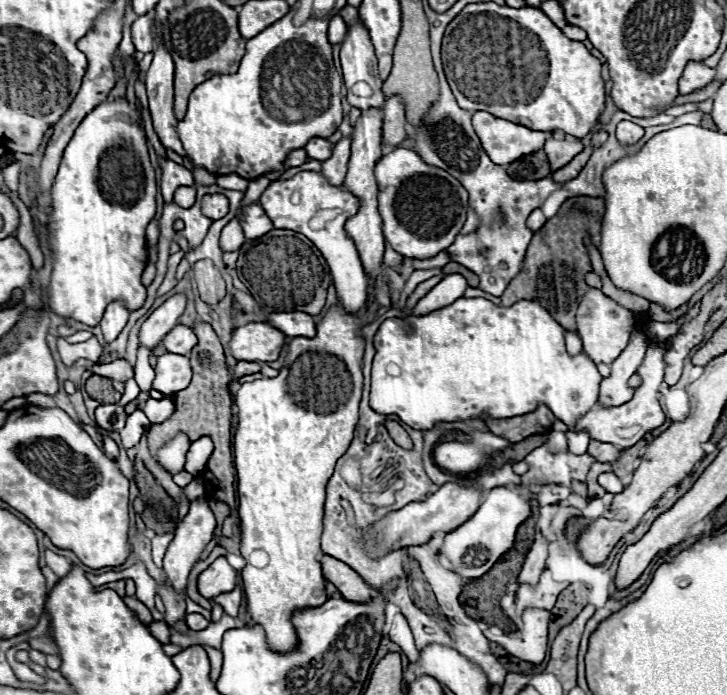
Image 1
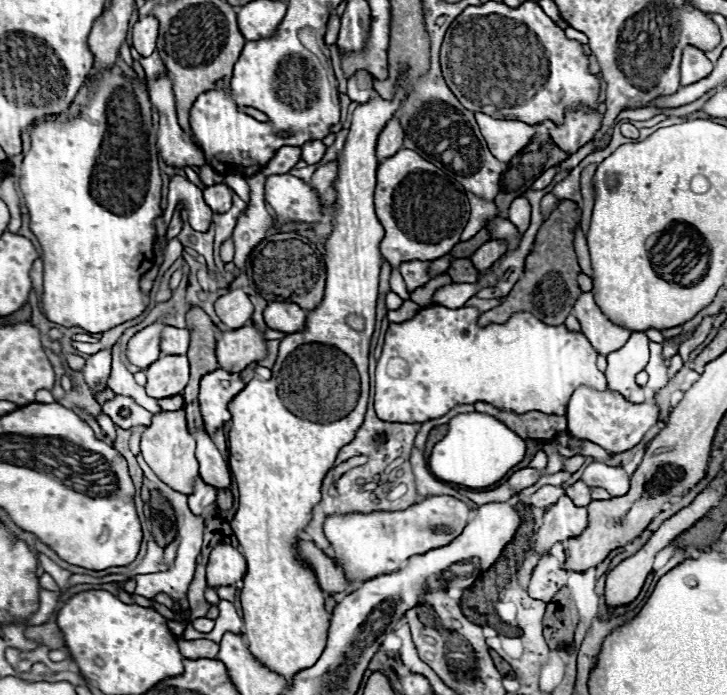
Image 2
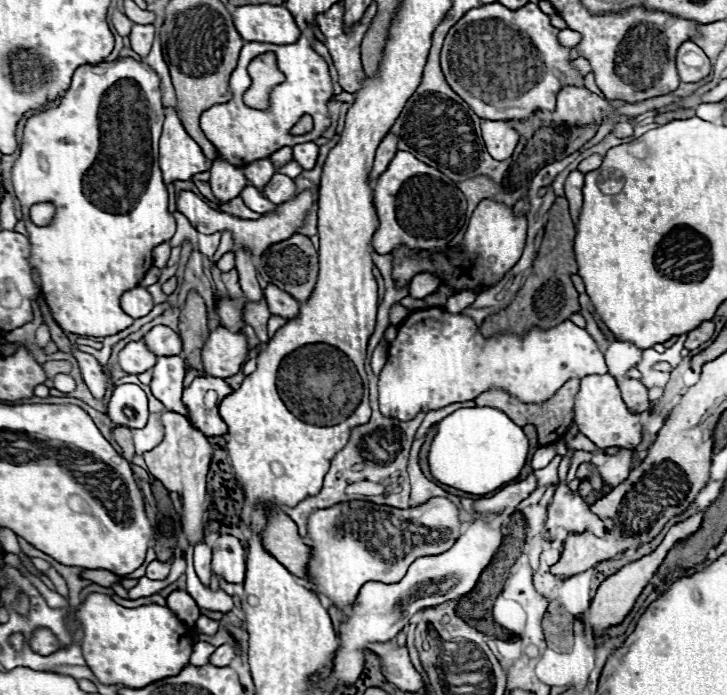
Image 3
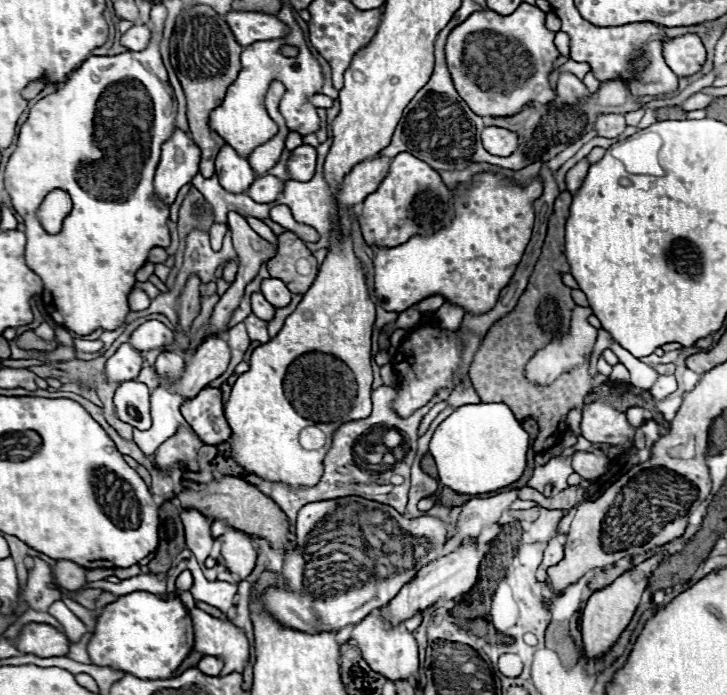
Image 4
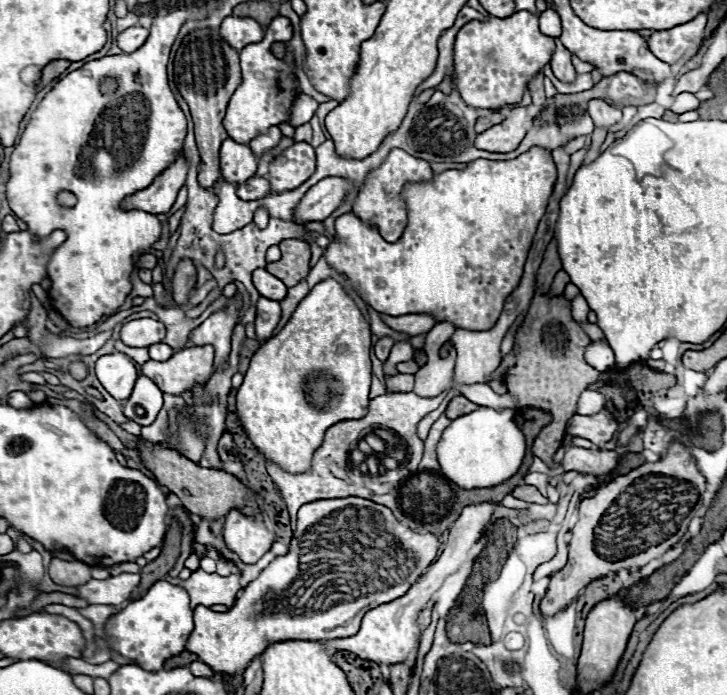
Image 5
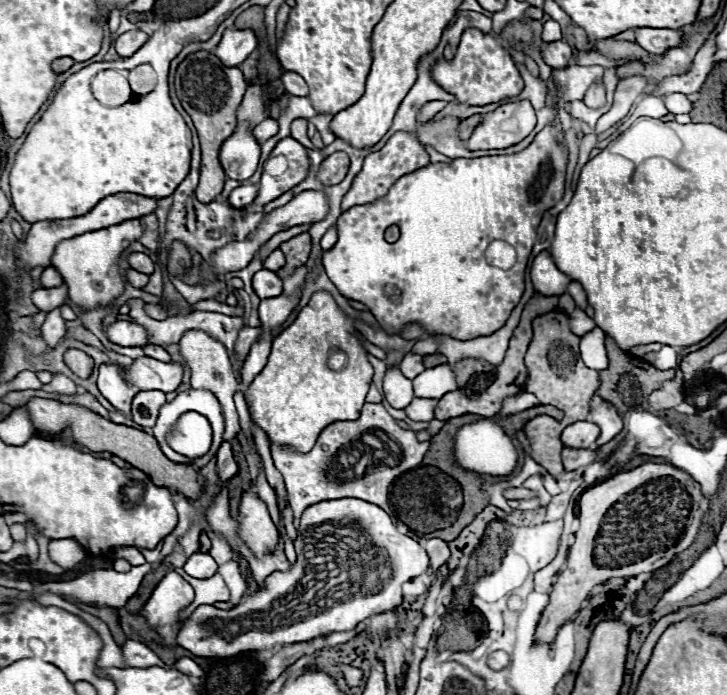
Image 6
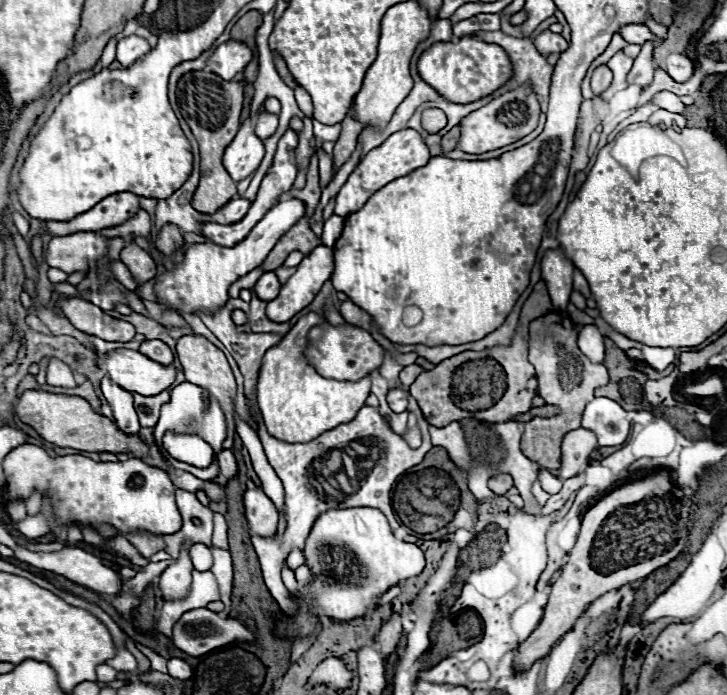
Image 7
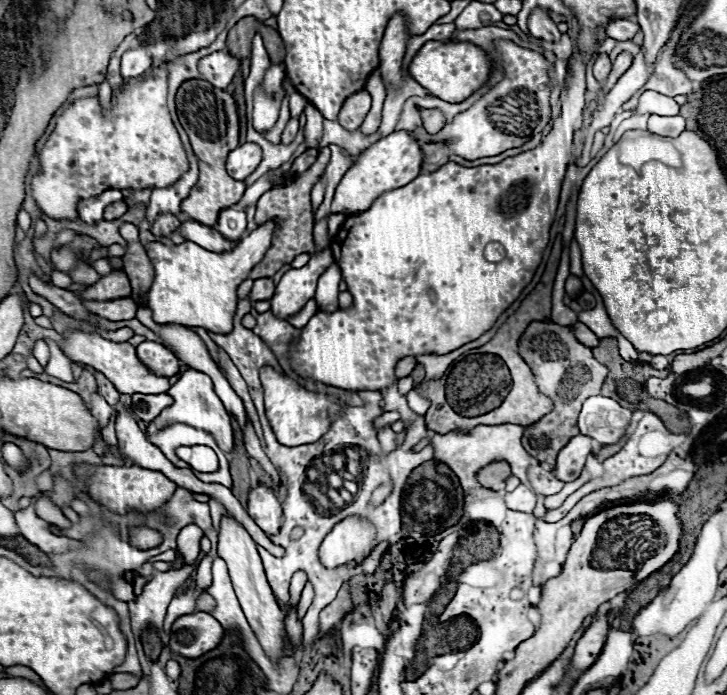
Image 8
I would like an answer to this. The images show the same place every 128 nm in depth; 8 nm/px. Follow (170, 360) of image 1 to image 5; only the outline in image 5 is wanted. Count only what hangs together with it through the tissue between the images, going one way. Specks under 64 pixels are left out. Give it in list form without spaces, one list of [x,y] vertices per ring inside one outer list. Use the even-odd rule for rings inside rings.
[[[152,344],[152,346],[148,346],[148,352],[150,352],[150,358],[152,360],[168,360],[172,354],[174,354],[174,350],[168,346],[168,344]]]

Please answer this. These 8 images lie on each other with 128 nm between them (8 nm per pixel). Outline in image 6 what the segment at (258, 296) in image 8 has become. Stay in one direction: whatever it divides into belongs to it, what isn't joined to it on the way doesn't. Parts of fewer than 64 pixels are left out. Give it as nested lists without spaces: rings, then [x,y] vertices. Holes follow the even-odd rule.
[[[260,270],[260,272],[256,272],[252,284],[254,284],[256,294],[258,294],[262,300],[282,294],[282,280],[280,280],[278,274],[272,272],[272,270]]]

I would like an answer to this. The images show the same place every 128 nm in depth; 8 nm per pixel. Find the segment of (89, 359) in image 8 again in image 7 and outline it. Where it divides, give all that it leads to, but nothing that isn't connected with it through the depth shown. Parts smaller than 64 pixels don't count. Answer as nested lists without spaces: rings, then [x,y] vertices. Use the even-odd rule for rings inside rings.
[[[112,350],[100,356],[100,368],[114,384],[128,392],[154,396],[168,390],[176,380],[174,366],[162,366],[138,350]]]

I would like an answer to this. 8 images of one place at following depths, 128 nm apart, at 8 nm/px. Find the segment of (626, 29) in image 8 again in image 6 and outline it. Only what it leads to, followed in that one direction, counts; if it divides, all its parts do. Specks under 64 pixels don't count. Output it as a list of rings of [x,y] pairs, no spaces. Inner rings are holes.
[[[636,28],[636,44],[648,50],[650,54],[662,56],[672,44],[682,42],[682,32],[680,30],[668,30],[668,28]]]

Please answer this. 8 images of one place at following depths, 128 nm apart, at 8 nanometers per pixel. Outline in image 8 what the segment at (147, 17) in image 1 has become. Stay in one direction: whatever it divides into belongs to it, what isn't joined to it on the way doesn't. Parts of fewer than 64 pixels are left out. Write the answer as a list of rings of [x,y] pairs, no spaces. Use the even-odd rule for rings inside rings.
[[[142,46],[136,50],[124,52],[124,56],[122,56],[122,78],[124,78],[124,82],[142,76],[150,66],[152,66],[152,60]]]

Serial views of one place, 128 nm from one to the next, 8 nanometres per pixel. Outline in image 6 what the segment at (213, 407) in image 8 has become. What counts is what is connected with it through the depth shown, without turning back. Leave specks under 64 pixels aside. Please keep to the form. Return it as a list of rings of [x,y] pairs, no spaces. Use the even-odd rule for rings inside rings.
[[[190,330],[186,332],[180,342],[180,354],[182,354],[182,360],[184,364],[190,368],[190,382],[194,388],[204,388],[204,390],[210,390],[216,394],[220,406],[222,406],[222,414],[224,414],[224,440],[232,440],[238,432],[240,432],[240,426],[238,426],[238,414],[236,414],[236,408],[234,408],[234,392],[238,390],[238,382],[234,378],[234,372],[232,372],[232,362],[226,354],[226,348],[224,344],[220,344],[218,340],[210,338],[206,332],[200,332],[200,330]]]

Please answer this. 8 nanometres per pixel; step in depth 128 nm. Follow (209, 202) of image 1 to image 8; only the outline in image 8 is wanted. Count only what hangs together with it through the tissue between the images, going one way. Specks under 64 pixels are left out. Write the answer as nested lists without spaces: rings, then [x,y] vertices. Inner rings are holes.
[[[246,142],[238,148],[234,148],[230,154],[228,154],[228,160],[226,160],[226,170],[232,178],[236,180],[244,180],[246,176],[250,176],[256,166],[260,164],[262,160],[262,150],[258,144],[254,142]]]

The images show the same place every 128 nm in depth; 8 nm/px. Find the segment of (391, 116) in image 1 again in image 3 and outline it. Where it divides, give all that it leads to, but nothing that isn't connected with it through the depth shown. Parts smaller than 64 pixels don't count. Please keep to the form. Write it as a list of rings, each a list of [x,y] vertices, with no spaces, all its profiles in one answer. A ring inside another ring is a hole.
[[[388,134],[388,136],[380,142],[380,146],[378,146],[378,150],[376,150],[376,158],[374,158],[372,170],[370,170],[370,174],[368,174],[368,182],[374,182],[374,180],[388,168],[392,156],[398,152],[396,146],[398,146],[398,140],[396,140],[394,134]]]

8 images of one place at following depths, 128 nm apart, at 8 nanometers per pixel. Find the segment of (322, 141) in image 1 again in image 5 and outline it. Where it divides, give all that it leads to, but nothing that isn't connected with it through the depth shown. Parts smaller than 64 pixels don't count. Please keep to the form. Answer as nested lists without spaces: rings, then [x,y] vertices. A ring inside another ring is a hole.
[[[294,142],[270,162],[268,170],[270,194],[280,194],[298,188],[316,170],[314,148],[306,142]]]

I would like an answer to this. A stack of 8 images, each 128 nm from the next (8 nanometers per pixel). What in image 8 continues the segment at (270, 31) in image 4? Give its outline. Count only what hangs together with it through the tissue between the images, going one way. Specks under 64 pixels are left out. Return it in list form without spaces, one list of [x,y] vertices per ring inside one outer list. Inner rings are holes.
[[[226,50],[212,52],[204,58],[200,58],[200,62],[198,62],[202,80],[208,80],[216,88],[226,88],[232,82],[238,68],[240,68],[240,60],[236,60]]]

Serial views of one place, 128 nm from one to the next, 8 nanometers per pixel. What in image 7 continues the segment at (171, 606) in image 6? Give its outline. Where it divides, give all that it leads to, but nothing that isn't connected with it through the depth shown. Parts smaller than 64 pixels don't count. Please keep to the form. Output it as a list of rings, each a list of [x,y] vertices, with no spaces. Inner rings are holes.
[[[184,544],[180,548],[180,556],[174,560],[174,564],[170,564],[160,576],[158,588],[162,592],[162,600],[172,600],[172,596],[184,596],[184,592],[188,592],[190,572],[192,572],[190,546]]]

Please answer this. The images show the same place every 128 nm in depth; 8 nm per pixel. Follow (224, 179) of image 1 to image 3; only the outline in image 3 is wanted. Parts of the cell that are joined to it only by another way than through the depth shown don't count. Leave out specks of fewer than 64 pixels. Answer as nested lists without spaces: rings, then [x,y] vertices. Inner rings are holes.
[[[246,186],[242,192],[240,192],[240,196],[242,196],[242,200],[246,202],[246,206],[250,208],[250,210],[254,210],[254,212],[258,212],[258,214],[268,214],[268,212],[274,212],[278,206],[276,204],[272,204],[270,200],[266,200],[254,186]]]

